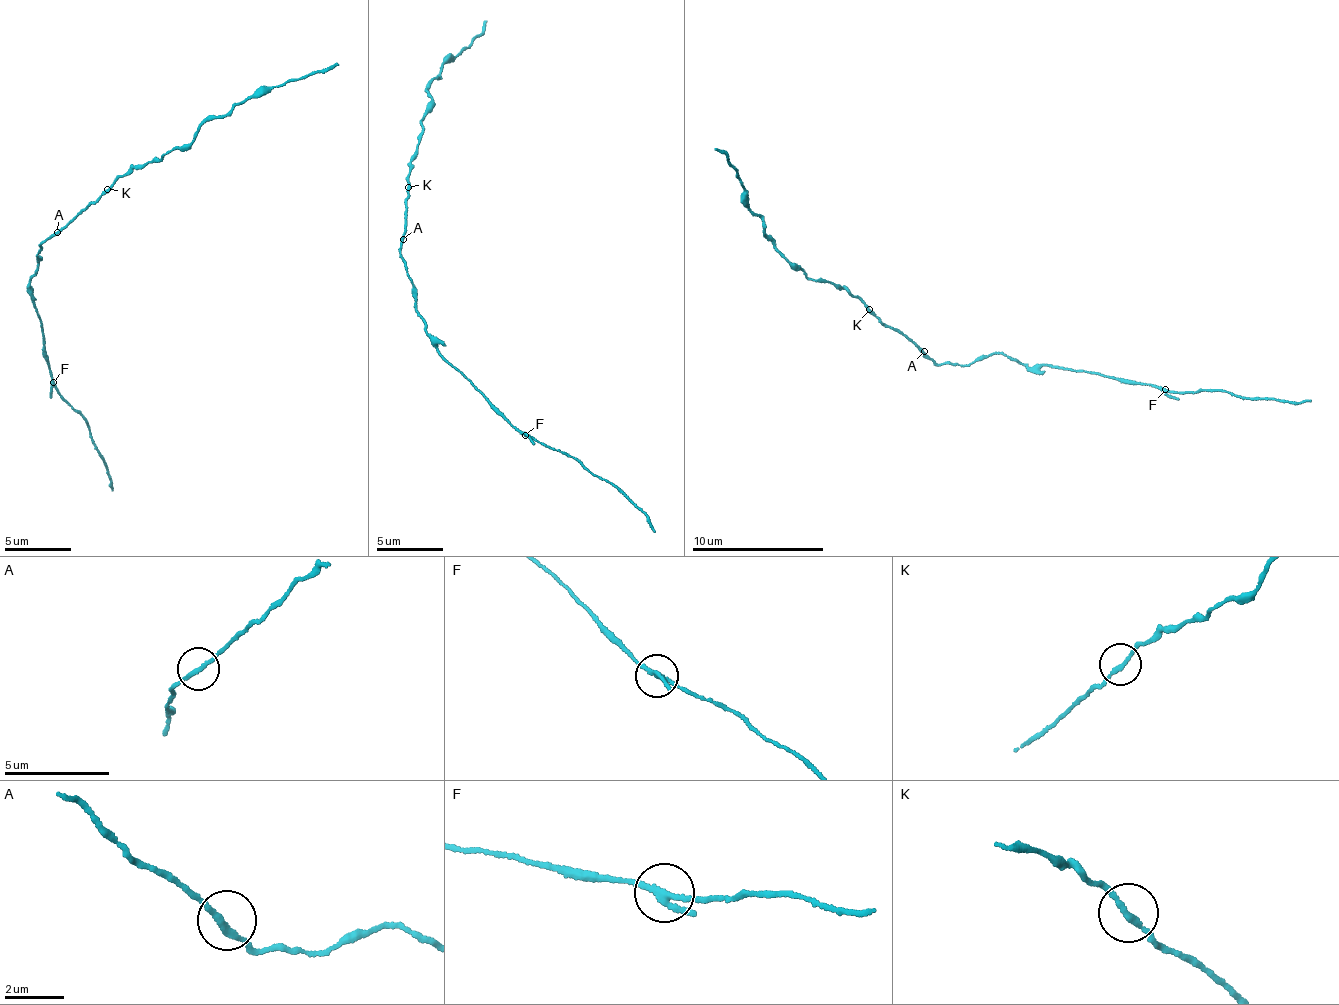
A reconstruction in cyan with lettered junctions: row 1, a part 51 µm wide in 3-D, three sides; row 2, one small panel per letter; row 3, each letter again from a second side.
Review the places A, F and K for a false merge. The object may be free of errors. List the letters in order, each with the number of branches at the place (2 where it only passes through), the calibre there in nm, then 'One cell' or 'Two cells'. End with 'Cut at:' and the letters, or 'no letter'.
A: Branches: 2. Thickness 200 nm. One cell
F: Branches: 3. Thickness 180 nm. Two cells
K: Branches: 2. Thickness 180 nm. One cell
Cut at: F

